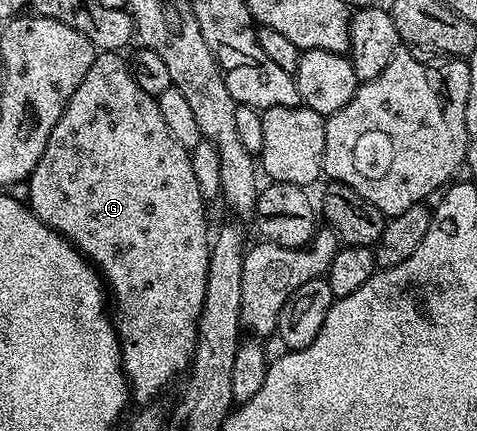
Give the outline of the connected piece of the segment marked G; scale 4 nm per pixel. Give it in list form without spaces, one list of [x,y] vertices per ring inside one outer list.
[[[118,51],[99,52],[95,57],[93,66],[89,66],[89,74],[85,74],[85,78],[81,82],[81,86],[77,86],[77,90],[73,94],[73,98],[69,98],[67,109],[61,114],[61,118],[57,122],[57,126],[53,126],[53,130],[49,134],[49,142],[45,146],[45,150],[41,154],[41,158],[37,162],[37,166],[32,170],[30,176],[25,181],[25,189],[27,188],[27,196],[25,195],[26,203],[29,205],[36,218],[43,224],[48,224],[54,232],[60,232],[65,239],[70,240],[88,261],[97,269],[100,277],[105,281],[106,287],[109,289],[110,295],[113,297],[113,308],[119,311],[120,320],[117,320],[117,331],[119,333],[119,350],[123,357],[123,370],[127,373],[127,383],[129,385],[130,395],[133,397],[136,405],[147,406],[152,403],[151,400],[166,384],[171,384],[179,375],[182,377],[184,373],[191,367],[192,360],[195,359],[195,344],[199,341],[199,315],[203,309],[205,302],[205,288],[207,286],[207,271],[209,270],[209,254],[211,253],[211,245],[209,243],[209,228],[207,232],[207,208],[205,198],[201,194],[201,190],[197,186],[197,178],[193,174],[193,166],[191,165],[191,153],[188,149],[181,146],[181,142],[177,142],[177,138],[173,138],[173,134],[169,134],[169,126],[165,126],[165,118],[161,118],[161,110],[159,109],[159,101],[154,96],[145,94],[145,90],[141,90],[141,86],[137,86],[137,82],[131,73],[130,63],[126,59],[123,60],[122,55]]]

